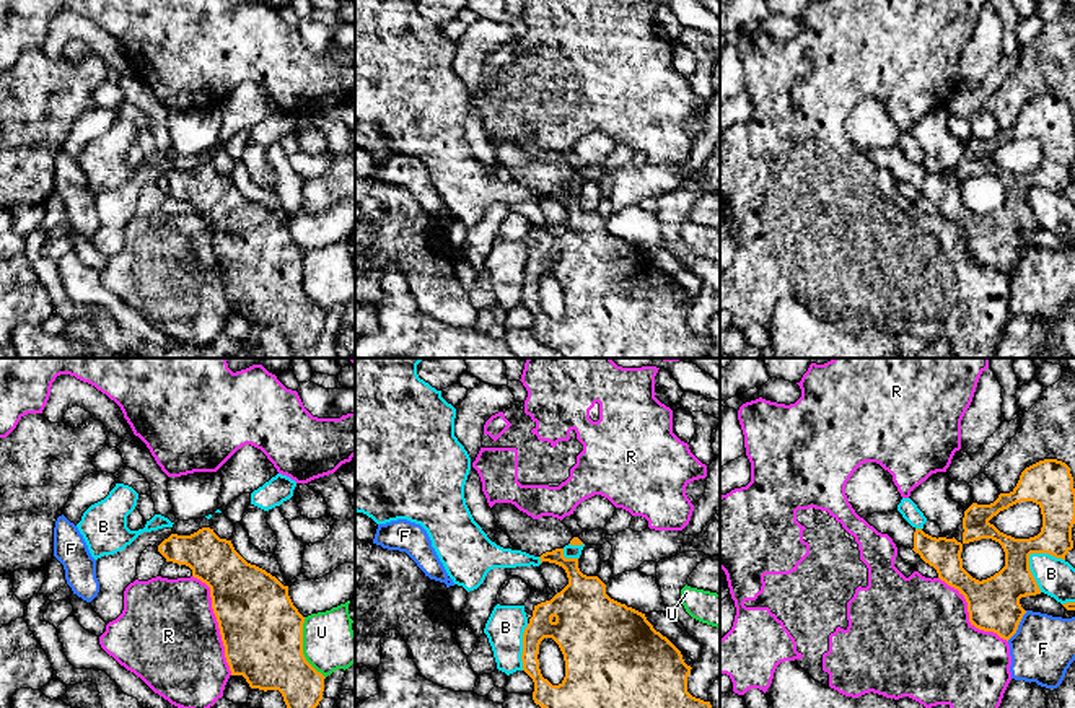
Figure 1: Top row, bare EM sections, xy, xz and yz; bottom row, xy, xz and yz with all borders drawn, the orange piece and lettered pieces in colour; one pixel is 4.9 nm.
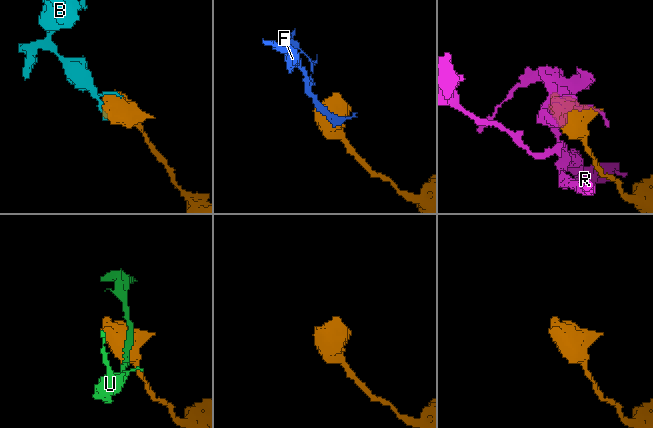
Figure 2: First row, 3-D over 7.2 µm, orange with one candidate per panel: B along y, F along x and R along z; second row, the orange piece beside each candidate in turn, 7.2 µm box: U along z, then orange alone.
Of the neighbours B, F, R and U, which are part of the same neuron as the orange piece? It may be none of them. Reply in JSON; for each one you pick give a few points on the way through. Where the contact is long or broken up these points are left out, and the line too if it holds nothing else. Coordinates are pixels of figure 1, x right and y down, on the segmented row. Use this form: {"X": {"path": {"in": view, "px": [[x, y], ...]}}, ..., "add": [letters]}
{"add": []}

